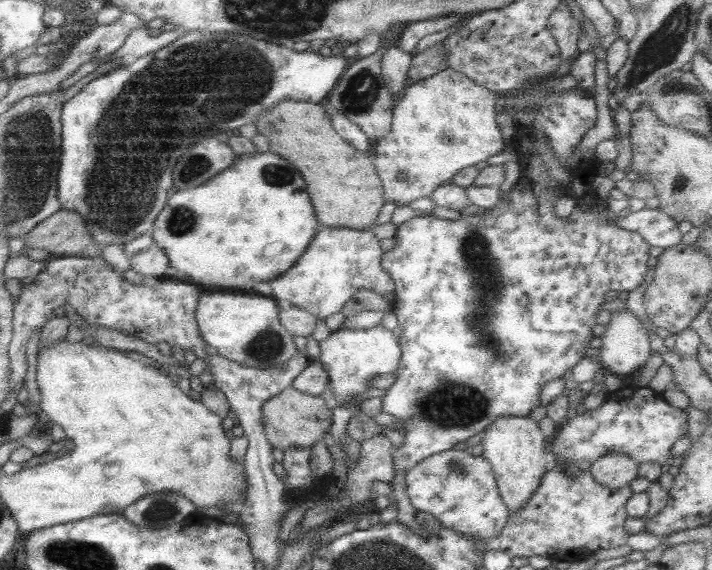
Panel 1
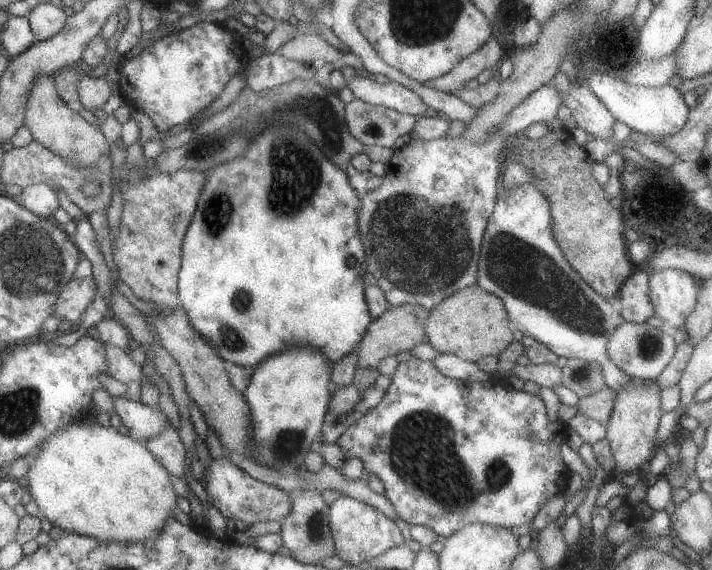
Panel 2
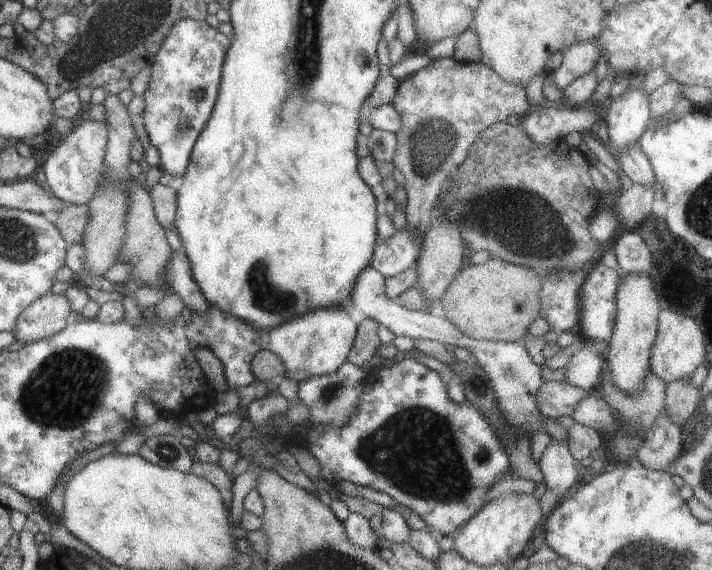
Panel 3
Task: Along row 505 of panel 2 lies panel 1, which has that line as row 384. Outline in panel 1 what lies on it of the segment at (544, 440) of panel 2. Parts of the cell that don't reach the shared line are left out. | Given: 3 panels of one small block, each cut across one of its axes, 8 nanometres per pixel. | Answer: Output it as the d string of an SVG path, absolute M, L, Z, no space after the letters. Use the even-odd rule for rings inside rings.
M533 144L531 145L530 163L524 168L523 175L518 180L518 187L512 187L510 196L502 197L500 205L496 205L496 208L486 209L486 213L482 216L462 215L458 220L447 220L431 214L411 218L397 226L394 234L396 239L394 248L383 255L381 268L395 283L392 311L396 313L398 325L402 327L402 334L398 337L401 359L398 368L393 372L396 374L395 382L386 390L386 395L382 398L382 414L394 416L404 428L404 442L392 453L395 472L407 471L432 454L450 450L459 442L466 442L471 436L481 434L488 429L488 426L500 416L528 416L536 406L541 405L541 388L544 384L557 378L562 379L566 370L572 369L586 357L586 346L589 346L593 338L592 328L597 325L597 318L601 311L600 304L605 302L605 294L610 291L618 293L634 291L642 285L649 271L647 261L651 247L648 243L639 234L616 225L610 217L604 215L604 211L592 210L594 204L603 202L592 187L592 177L597 176L600 162L596 162L595 159L585 159L576 167L566 166L569 179L558 183L550 179L550 173L542 163L540 153L536 153L533 150ZM554 196L566 196L576 202L576 209L569 217L558 218L554 215L554 203L552 203Z

